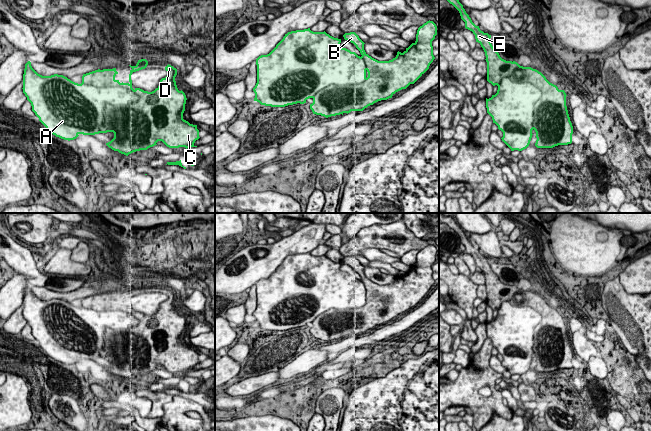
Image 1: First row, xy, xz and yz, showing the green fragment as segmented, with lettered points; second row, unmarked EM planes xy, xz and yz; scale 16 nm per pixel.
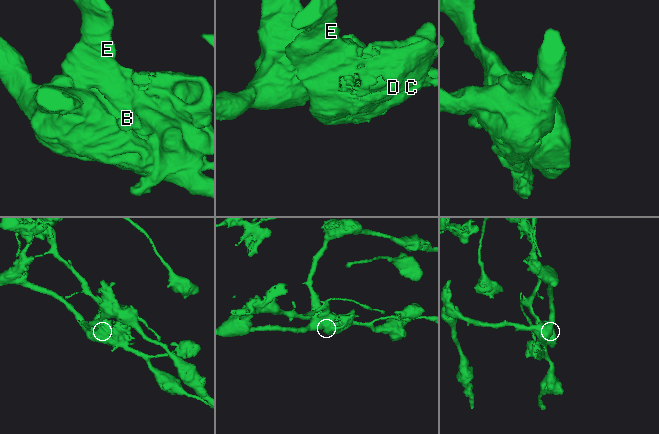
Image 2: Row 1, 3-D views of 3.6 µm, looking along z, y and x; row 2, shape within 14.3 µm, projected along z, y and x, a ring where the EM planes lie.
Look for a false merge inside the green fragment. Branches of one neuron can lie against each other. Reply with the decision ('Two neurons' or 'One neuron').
Two neurons

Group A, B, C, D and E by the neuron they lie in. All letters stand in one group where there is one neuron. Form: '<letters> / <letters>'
A / B C D E

